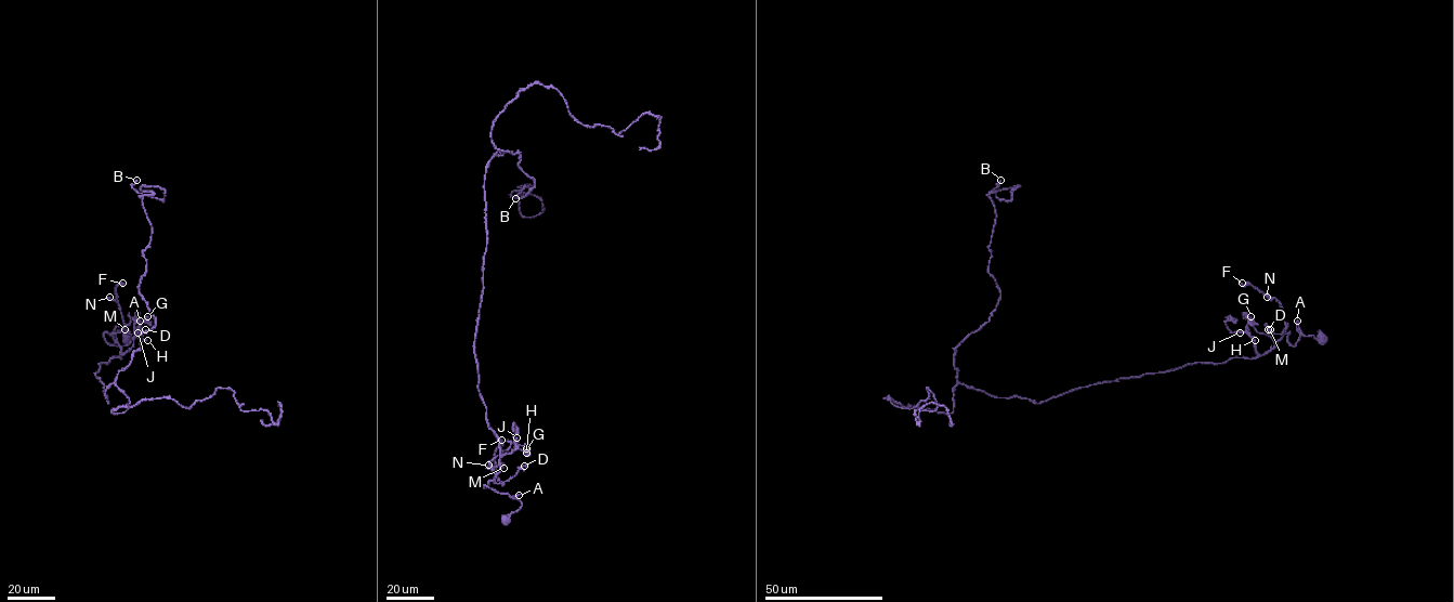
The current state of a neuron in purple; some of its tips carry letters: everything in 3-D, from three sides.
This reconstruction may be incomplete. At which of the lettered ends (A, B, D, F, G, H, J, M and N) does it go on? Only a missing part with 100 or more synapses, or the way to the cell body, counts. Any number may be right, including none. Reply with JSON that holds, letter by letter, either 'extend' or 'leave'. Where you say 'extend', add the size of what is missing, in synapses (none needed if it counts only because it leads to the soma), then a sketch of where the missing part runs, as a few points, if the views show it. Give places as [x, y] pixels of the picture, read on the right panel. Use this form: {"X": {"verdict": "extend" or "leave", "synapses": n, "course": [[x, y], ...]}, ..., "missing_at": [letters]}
{"A": {"verdict": "leave"}, "B": {"verdict": "leave"}, "D": {"verdict": "leave"}, "F": {"verdict": "leave"}, "G": {"verdict": "leave"}, "H": {"verdict": "leave"}, "J": {"verdict": "leave"}, "M": {"verdict": "leave"}, "N": {"verdict": "leave"}, "missing_at": []}

